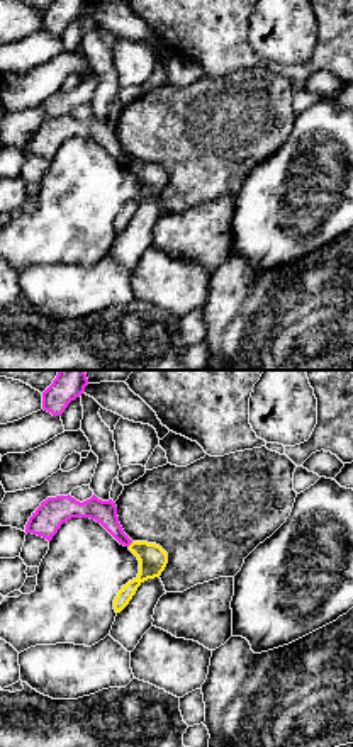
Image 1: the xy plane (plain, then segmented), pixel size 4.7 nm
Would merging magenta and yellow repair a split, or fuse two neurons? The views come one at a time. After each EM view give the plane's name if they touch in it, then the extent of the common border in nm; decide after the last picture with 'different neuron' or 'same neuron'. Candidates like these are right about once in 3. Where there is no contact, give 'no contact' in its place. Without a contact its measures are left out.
meets magenta in xy; contact 40 nm long

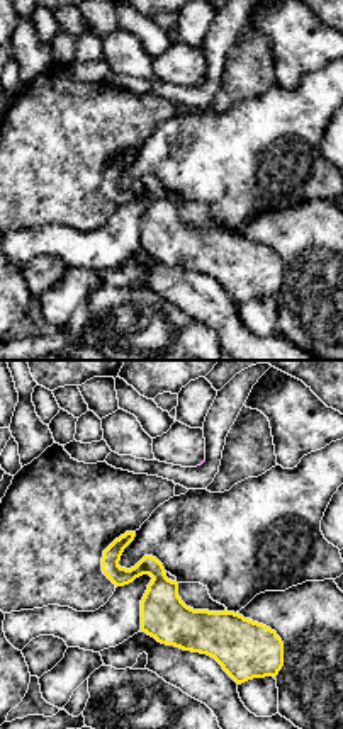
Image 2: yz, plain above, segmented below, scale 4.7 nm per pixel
no contact

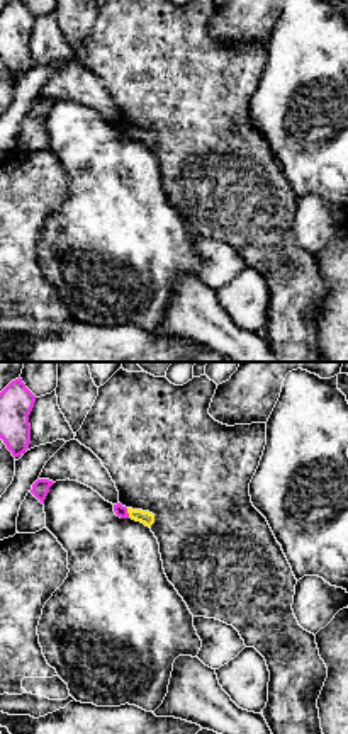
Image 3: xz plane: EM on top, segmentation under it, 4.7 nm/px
meets magenta in xz; contact 50 nm long

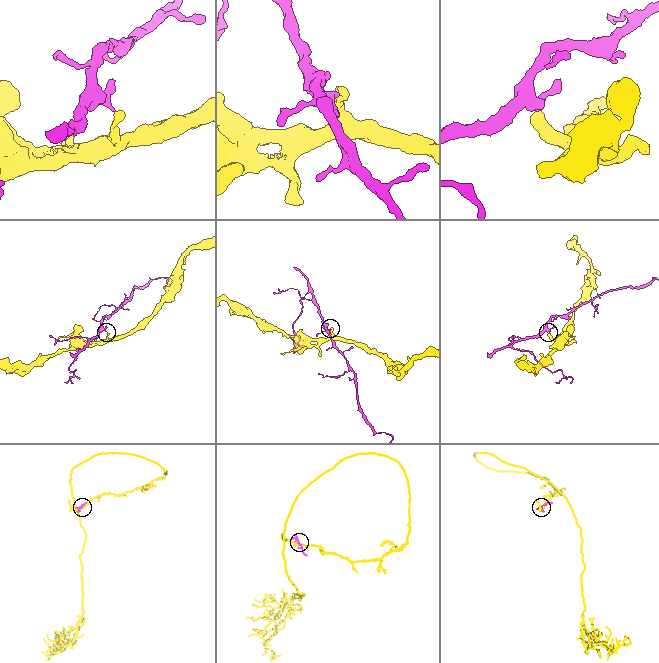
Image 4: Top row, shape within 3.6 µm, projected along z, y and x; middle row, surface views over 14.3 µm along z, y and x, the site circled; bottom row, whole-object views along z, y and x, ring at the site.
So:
different neuron

